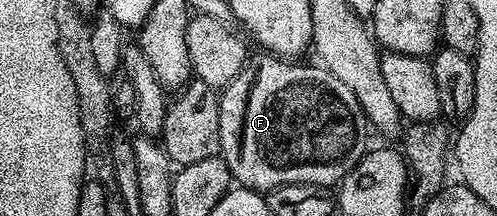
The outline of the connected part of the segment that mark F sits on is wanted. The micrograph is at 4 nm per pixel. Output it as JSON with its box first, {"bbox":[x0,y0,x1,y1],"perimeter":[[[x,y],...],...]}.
{"bbox":[219,55,369,191],"perimeter":[[[274,55],[262,56],[256,61],[255,58],[248,60],[243,70],[222,86],[219,93],[219,152],[232,178],[240,186],[256,191],[270,191],[289,183],[338,186],[369,149],[369,122],[353,91],[318,64],[295,65],[299,63]]]}

